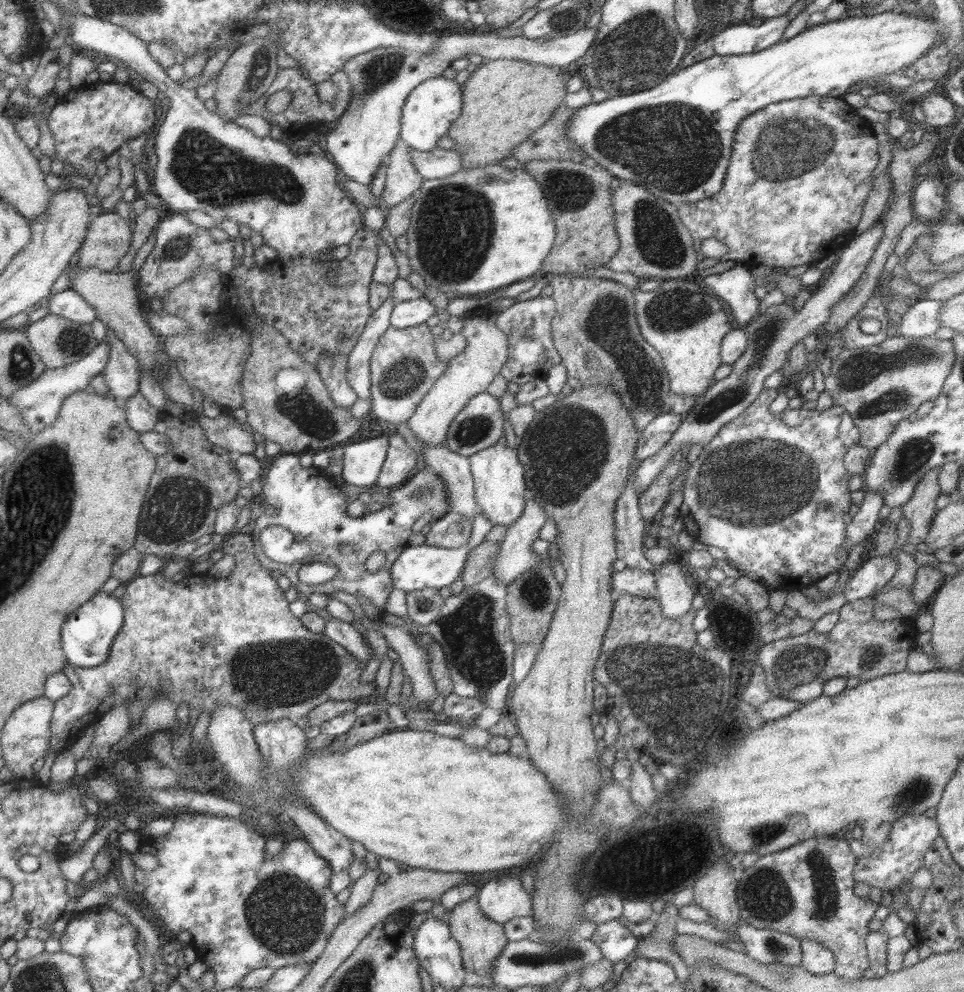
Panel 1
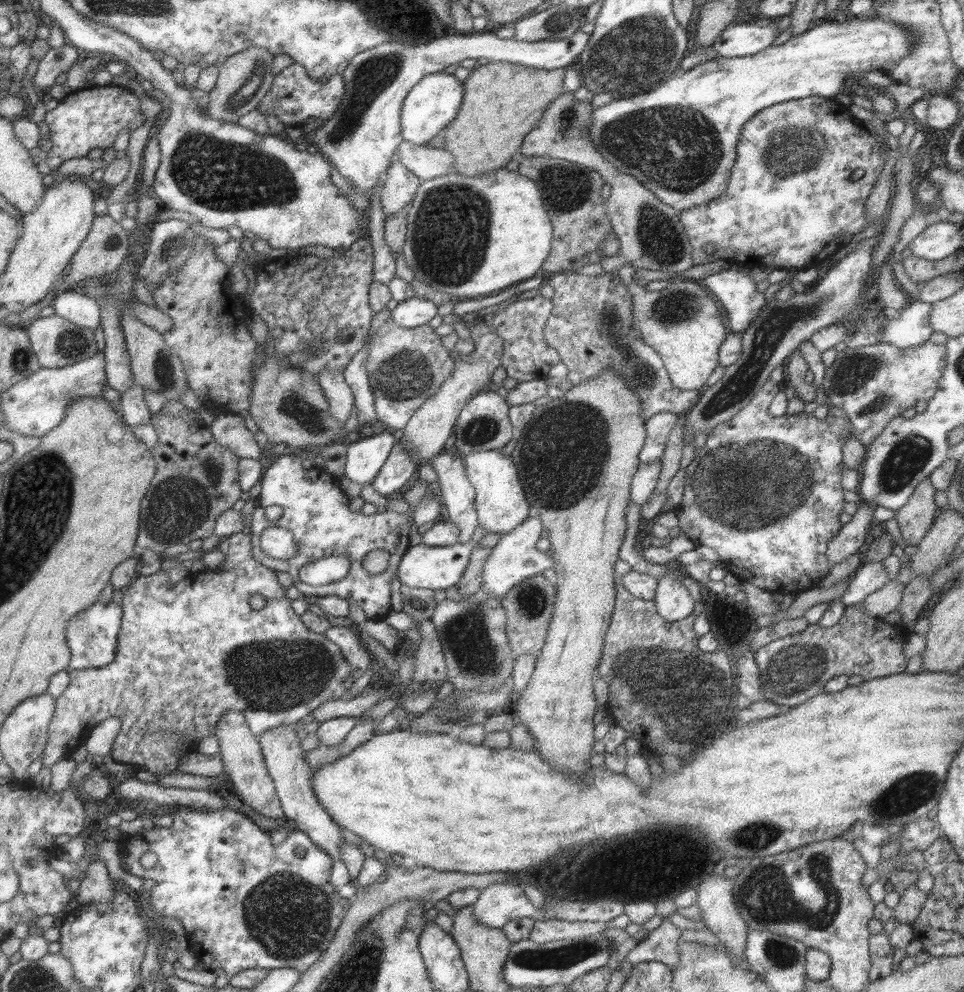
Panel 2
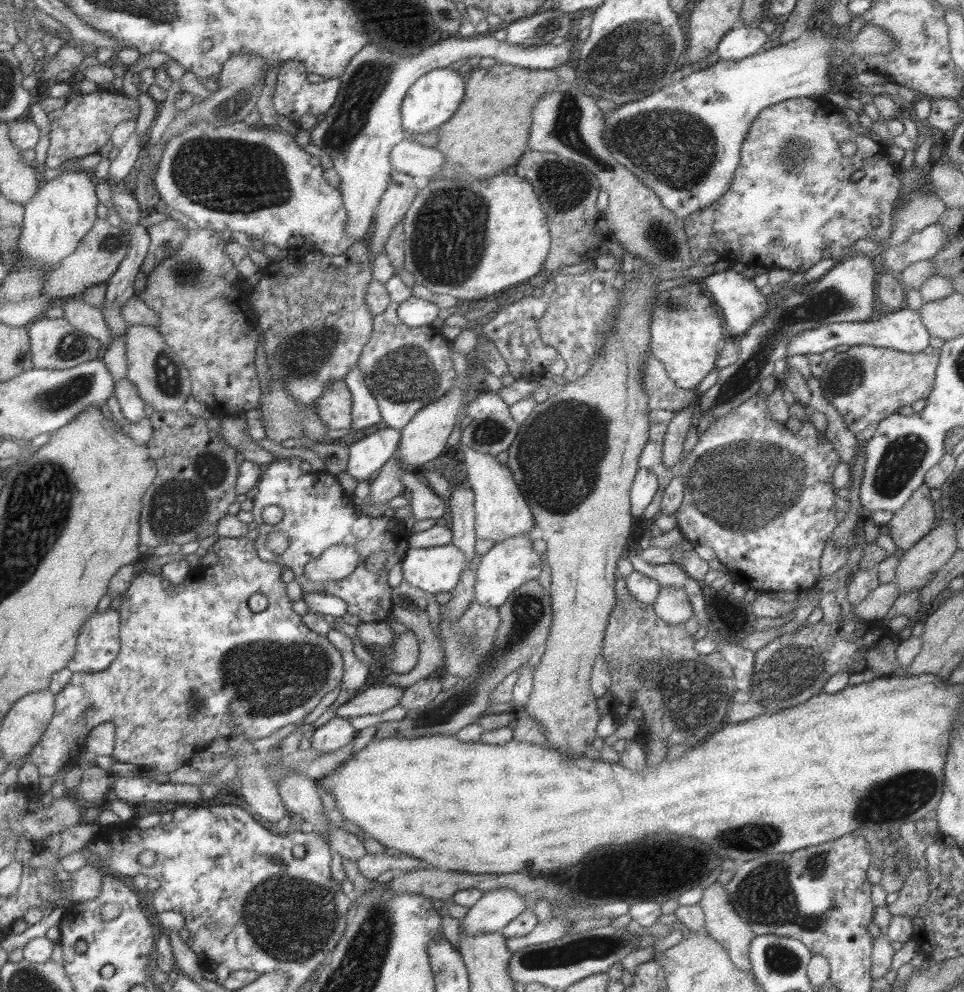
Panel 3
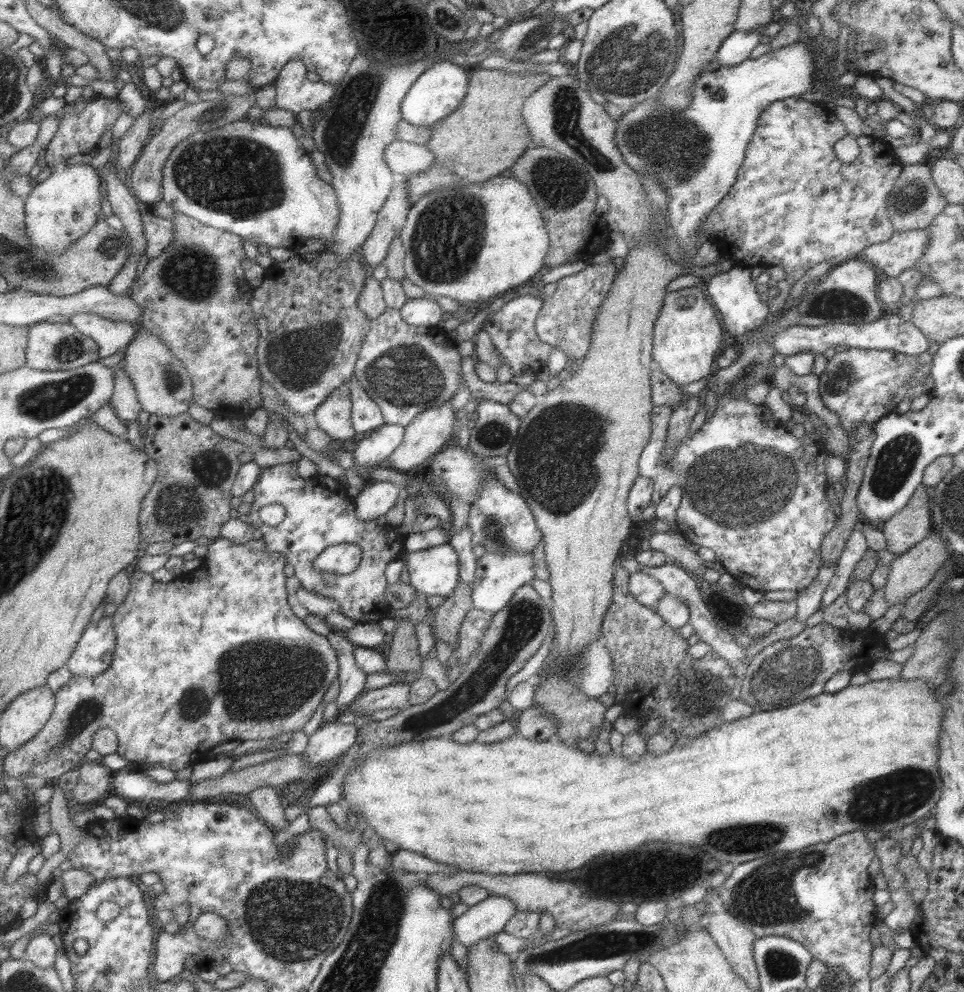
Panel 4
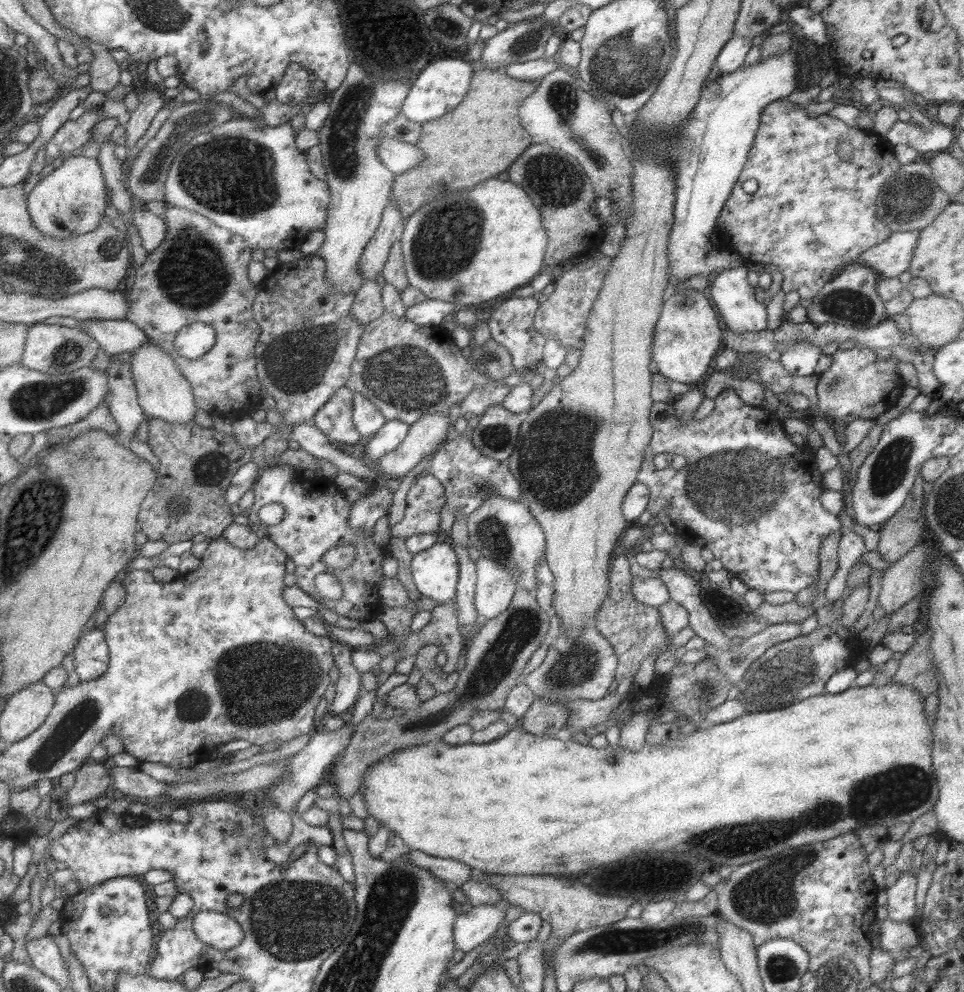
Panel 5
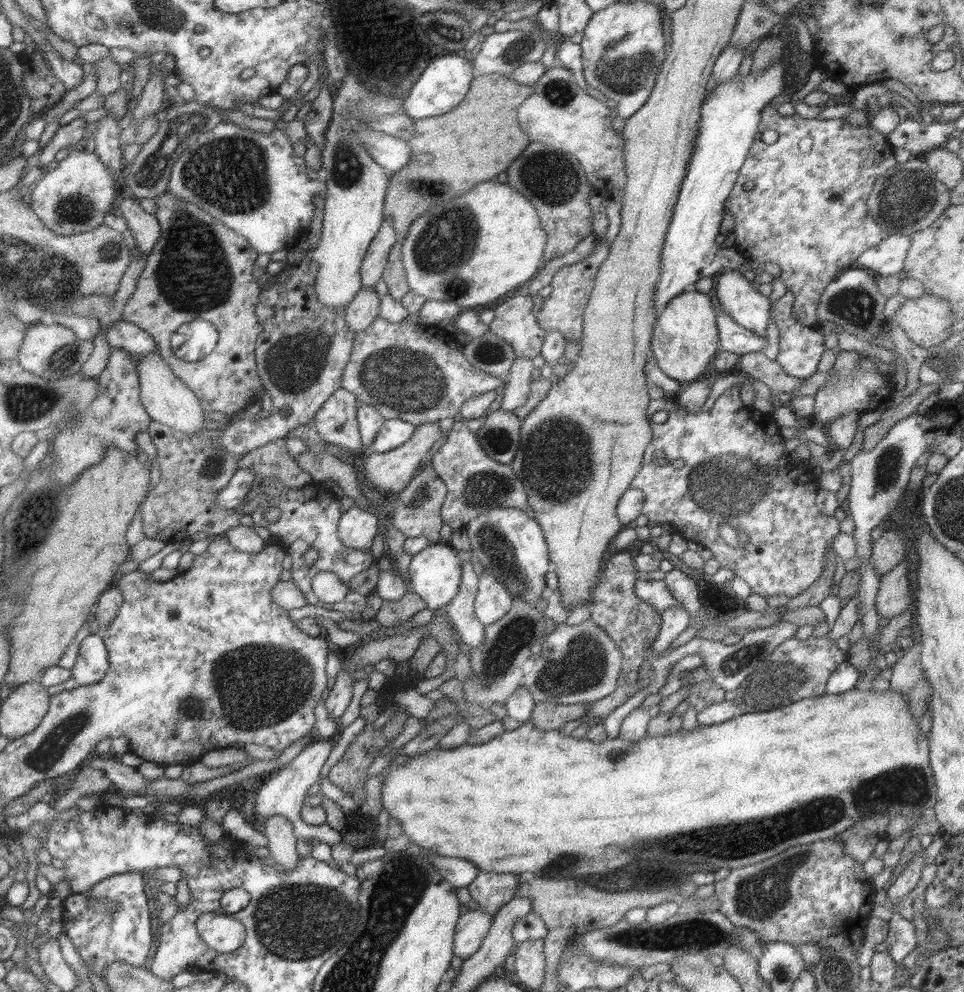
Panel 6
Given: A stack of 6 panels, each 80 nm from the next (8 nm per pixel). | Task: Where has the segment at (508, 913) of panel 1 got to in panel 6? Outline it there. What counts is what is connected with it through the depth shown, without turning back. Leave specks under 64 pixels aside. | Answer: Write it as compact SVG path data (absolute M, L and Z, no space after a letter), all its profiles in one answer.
M479 909L461 914L453 936L453 955L465 961L471 954L474 954L491 927L491 919L493 916Z

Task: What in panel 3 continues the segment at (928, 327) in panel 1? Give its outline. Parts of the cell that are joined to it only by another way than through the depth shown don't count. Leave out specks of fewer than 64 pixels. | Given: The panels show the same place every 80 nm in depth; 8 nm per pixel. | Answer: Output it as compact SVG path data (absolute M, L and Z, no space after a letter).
M901 308L891 310L891 313L881 316L875 321L865 320L863 322L831 322L821 324L811 330L804 330L790 338L787 348L787 357L801 356L801 354L821 354L825 350L835 348L839 344L849 347L869 345L900 350L904 353L914 353L923 350L930 345L930 334L920 321L919 309Z

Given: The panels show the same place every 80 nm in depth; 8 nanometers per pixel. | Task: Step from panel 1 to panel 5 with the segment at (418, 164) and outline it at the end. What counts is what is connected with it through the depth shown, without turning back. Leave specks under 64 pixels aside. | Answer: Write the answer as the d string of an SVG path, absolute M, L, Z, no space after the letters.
M380 135L380 141L376 149L379 160L394 175L411 170L414 166L423 162L425 158L423 151L414 144L401 142L394 138L387 138L383 135Z

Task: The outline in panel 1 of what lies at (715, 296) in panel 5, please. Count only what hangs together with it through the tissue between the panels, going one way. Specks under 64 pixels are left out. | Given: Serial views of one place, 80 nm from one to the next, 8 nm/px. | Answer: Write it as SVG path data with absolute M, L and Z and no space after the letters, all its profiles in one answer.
M739 264L739 266L727 268L721 274L711 274L700 279L703 280L700 284L731 310L738 327L743 328L755 318L759 304L757 297L753 294L757 280L749 271L750 268Z

